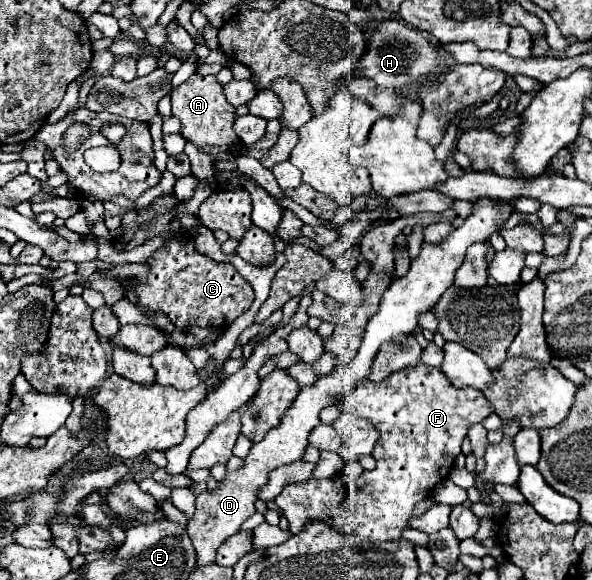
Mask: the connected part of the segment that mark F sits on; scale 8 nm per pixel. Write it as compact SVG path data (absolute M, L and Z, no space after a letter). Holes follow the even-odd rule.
M418 365L416 369L404 369L404 371L392 373L378 383L368 379L360 381L356 385L354 395L350 395L342 403L342 411L360 413L360 417L372 421L372 425L380 431L380 439L372 451L376 459L376 469L364 471L352 485L350 481L346 481L346 475L342 473L336 473L326 479L308 479L308 481L286 485L274 501L284 511L284 517L288 519L288 531L292 535L300 533L300 529L304 529L308 521L324 521L326 525L332 525L332 529L344 535L356 535L368 541L402 539L402 531L408 529L408 521L414 515L414 507L420 501L428 499L434 485L440 483L450 473L454 459L460 453L460 445L466 437L468 427L472 423L484 421L494 409L492 409L492 403L482 395L482 391L472 387L456 389L440 369ZM348 501L354 503L354 509L350 509Z

